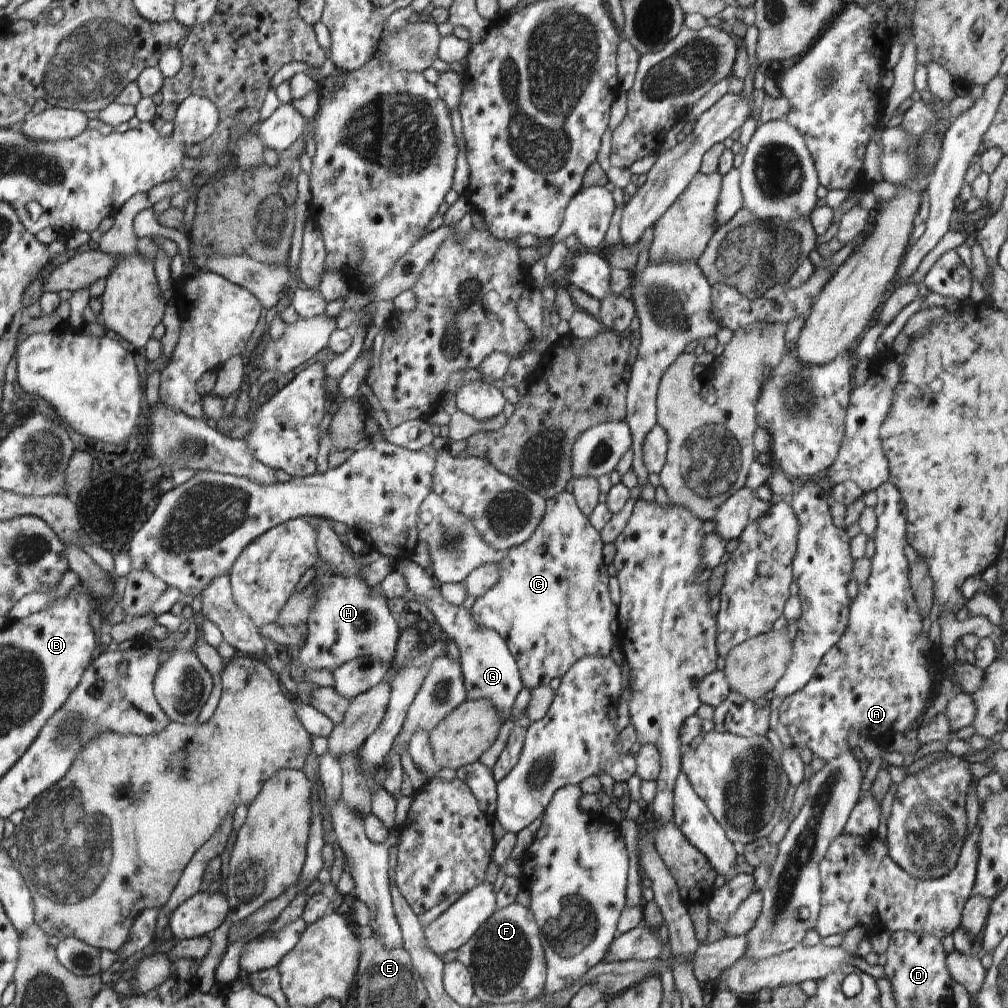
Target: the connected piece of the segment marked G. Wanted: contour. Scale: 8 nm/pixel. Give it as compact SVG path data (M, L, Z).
M411 560L395 563L397 573L404 576L408 589L420 602L430 610L438 625L448 638L452 639L460 651L460 666L464 675L465 690L468 692L468 700L477 700L479 697L490 700L496 708L510 712L516 696L524 688L524 682L518 671L518 664L510 653L506 642L494 630L482 628L474 622L470 610L474 606L477 597L469 596L461 606L450 604L442 596L440 588L433 585L433 575L429 570L421 568Z

